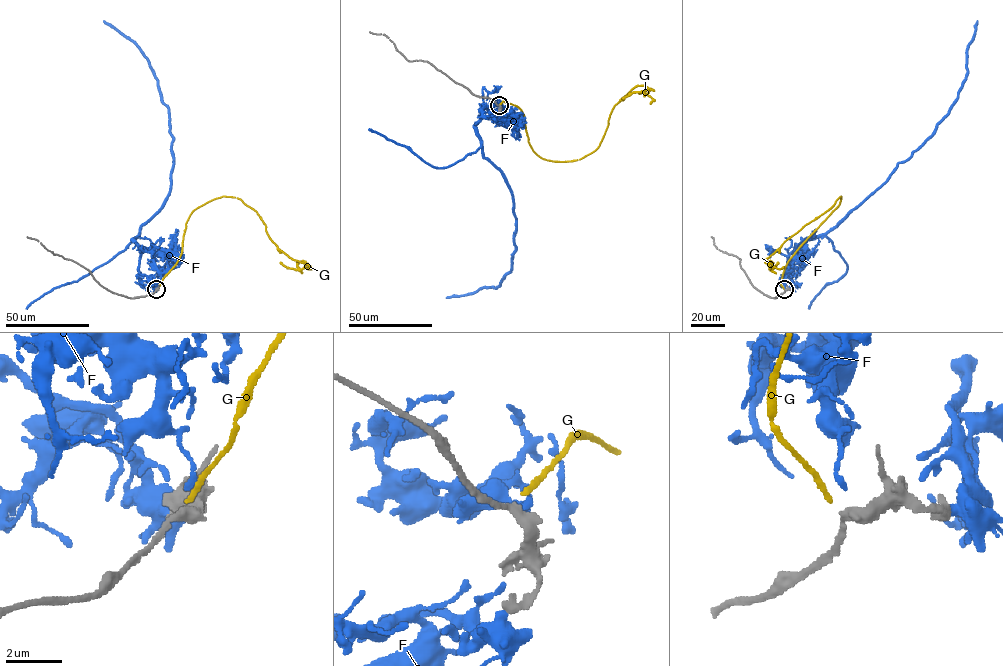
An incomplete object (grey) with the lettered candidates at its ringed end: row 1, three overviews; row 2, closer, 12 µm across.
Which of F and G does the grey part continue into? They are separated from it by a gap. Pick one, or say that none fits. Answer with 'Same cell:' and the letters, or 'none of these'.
Same cell: G

